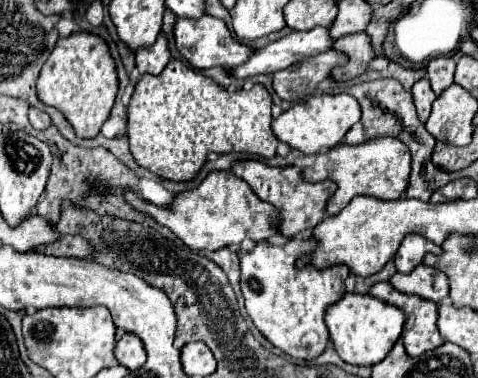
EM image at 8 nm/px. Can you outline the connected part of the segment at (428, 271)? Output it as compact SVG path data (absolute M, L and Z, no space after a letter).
M419 264L411 274L395 274L391 278L395 290L403 294L415 294L425 300L439 302L449 296L449 282L441 270Z

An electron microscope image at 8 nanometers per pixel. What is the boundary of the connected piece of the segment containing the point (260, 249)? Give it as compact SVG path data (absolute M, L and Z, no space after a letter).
M289 238L285 244L275 246L271 242L257 242L255 248L251 252L239 252L239 260L241 260L241 292L245 298L245 308L247 314L251 316L253 324L257 326L257 330L279 350L283 350L285 354L299 358L299 360L313 360L317 358L329 340L329 332L325 326L325 310L329 304L337 302L339 296L345 294L345 284L343 280L349 274L349 268L345 264L335 264L329 268L315 268L313 264L305 264L303 268L297 266L297 260L301 256L309 256L315 252L317 248L317 240L315 238Z

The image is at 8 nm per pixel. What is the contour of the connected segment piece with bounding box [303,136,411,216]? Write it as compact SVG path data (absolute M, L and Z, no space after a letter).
M375 138L365 140L357 146L341 142L339 146L319 152L315 164L303 168L303 180L333 180L337 182L337 192L327 200L327 214L339 214L355 196L373 196L379 200L397 200L401 192L405 192L411 172L411 156L403 142L397 138Z

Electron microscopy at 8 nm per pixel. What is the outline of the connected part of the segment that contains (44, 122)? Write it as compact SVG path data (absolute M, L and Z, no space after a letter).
M33 106L29 108L29 122L31 122L31 126L37 128L37 130L45 130L45 128L51 126L49 114L43 112L43 110L35 110Z

